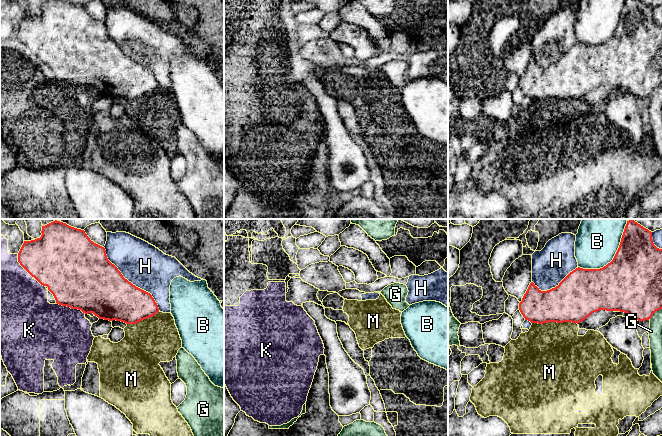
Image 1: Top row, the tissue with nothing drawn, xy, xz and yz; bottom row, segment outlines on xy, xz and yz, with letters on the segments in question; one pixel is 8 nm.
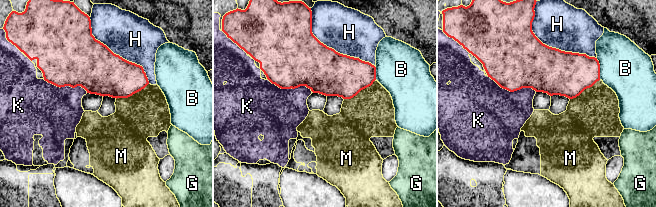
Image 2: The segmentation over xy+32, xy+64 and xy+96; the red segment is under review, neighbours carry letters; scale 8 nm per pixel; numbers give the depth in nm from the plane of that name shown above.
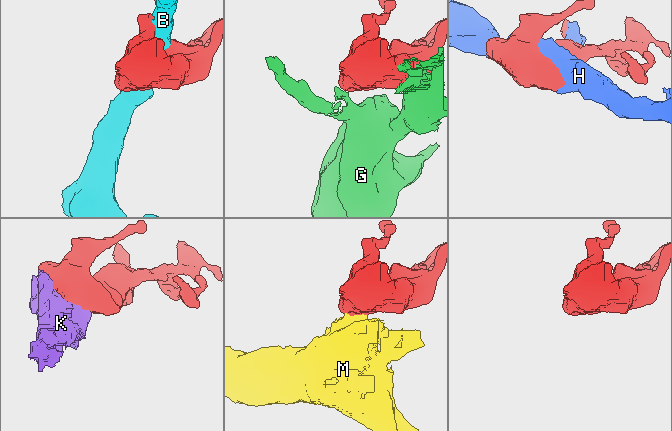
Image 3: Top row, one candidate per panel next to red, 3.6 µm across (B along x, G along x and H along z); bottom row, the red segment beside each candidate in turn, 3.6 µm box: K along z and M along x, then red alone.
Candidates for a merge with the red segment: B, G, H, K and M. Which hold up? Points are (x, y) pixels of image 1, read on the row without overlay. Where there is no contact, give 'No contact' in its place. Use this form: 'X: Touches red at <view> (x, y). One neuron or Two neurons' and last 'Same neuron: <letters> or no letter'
B: Touches red at yz (613, 35). Two neurons
G: Touches red at yz (654, 88). Two neurons
H: Touches red at xy (130, 58). Two neurons
K: Touches red at xy (71, 84). Two neurons
M: Touches red at yz (555, 97). Two neurons
Same neuron: no letter

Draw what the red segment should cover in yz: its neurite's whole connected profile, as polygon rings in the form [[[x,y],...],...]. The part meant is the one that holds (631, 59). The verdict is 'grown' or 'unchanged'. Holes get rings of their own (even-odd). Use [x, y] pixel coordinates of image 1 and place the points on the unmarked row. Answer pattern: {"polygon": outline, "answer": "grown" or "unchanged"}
{"polygon": [[[626,0],[619,24],[613,36],[600,45],[576,44],[570,48],[555,64],[541,67],[533,58],[530,59],[519,86],[525,96],[531,99],[547,98],[580,99],[599,86],[620,87],[638,97],[651,95],[653,90],[662,85],[662,25],[657,24],[652,15],[652,8],[640,0]]], "answer": "unchanged"}

